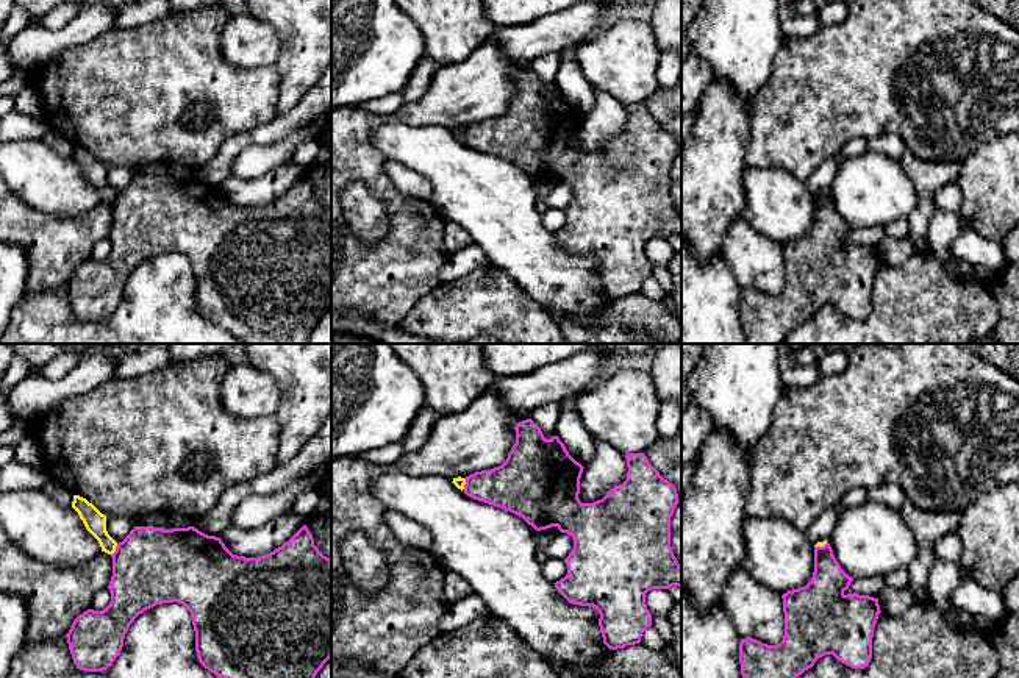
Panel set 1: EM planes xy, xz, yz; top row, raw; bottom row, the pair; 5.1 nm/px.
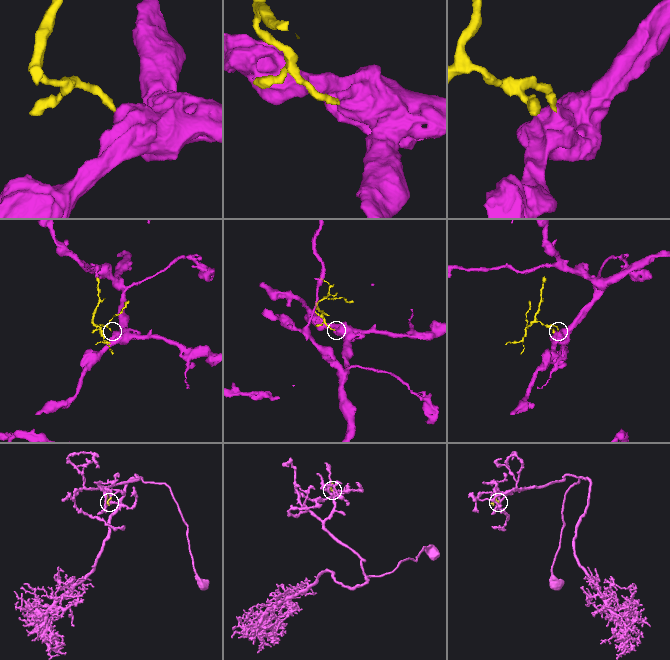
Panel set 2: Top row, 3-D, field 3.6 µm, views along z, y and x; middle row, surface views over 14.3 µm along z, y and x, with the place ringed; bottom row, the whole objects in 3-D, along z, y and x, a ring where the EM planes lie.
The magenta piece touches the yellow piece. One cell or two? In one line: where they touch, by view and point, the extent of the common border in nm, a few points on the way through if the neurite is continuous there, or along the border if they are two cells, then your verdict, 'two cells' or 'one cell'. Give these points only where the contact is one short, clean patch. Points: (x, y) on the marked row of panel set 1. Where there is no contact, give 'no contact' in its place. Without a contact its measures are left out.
xy (116, 550) | 70 nm | along xy (117, 544), (111, 555) | two cells

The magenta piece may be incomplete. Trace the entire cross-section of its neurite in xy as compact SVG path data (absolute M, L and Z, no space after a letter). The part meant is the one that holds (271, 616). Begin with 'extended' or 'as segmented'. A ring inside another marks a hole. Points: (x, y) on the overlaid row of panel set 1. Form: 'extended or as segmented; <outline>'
as segmented; M306 525L281 547L258 558L233 555L220 537L194 526L134 526L111 558L109 605L103 611L88 609L80 614L66 634L73 664L80 670L103 672L111 667L134 619L156 605L173 601L191 612L200 664L220 678L316 678L331 658L331 559L314 545Z

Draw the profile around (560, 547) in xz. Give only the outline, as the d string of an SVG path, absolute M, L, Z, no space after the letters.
M556 533L550 544L545 547L547 559L566 559L574 550L574 539L567 533Z

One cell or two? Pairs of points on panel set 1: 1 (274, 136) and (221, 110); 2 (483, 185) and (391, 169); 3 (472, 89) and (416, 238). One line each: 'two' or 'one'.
1: two
2: two
3: one

